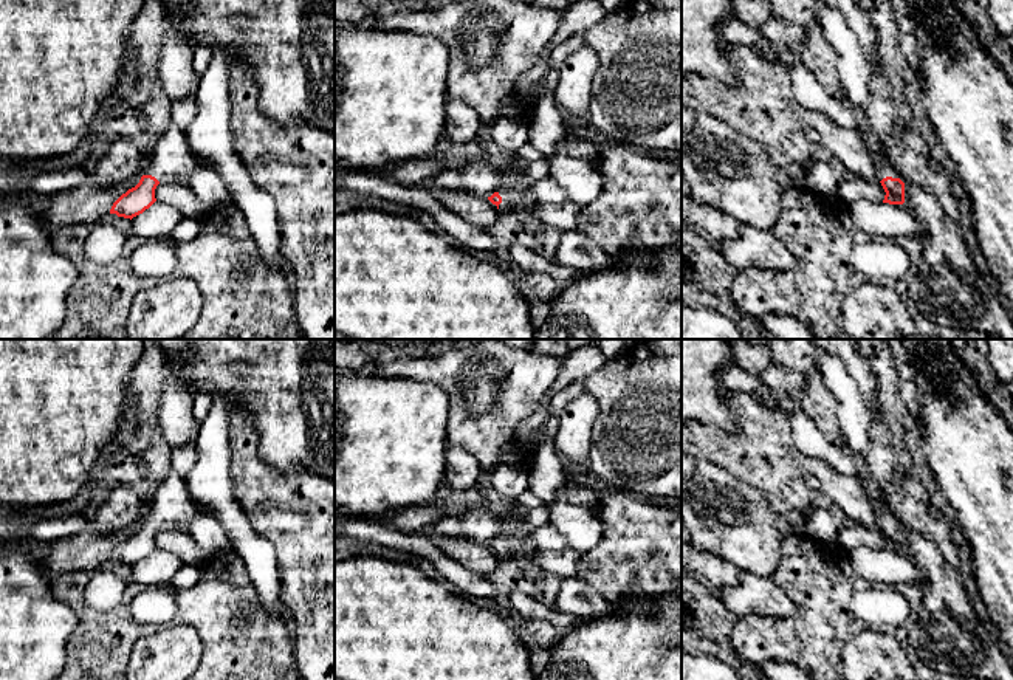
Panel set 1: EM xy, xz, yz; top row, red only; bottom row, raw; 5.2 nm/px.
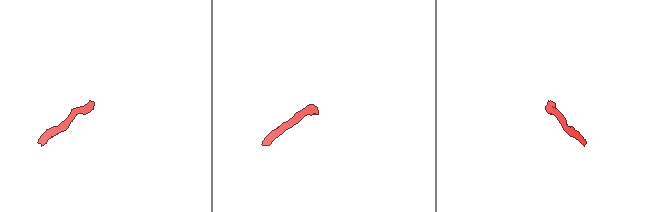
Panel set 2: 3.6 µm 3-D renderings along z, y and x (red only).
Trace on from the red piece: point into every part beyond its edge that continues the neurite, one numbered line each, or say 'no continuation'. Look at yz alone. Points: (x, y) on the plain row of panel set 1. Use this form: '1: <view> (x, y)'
1: yz (885, 516)

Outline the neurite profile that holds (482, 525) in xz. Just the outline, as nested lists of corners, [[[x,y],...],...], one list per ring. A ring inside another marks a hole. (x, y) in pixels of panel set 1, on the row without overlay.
[[[480,508],[454,511],[448,517],[438,520],[429,530],[424,530],[423,534],[428,537],[432,534],[440,537],[463,537],[488,545],[505,531],[506,524],[497,514],[497,511]]]

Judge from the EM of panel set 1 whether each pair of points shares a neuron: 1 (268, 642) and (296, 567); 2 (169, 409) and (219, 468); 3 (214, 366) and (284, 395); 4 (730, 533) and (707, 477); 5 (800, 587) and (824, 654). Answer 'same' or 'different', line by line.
1: different
2: different
3: same
4: same
5: same

